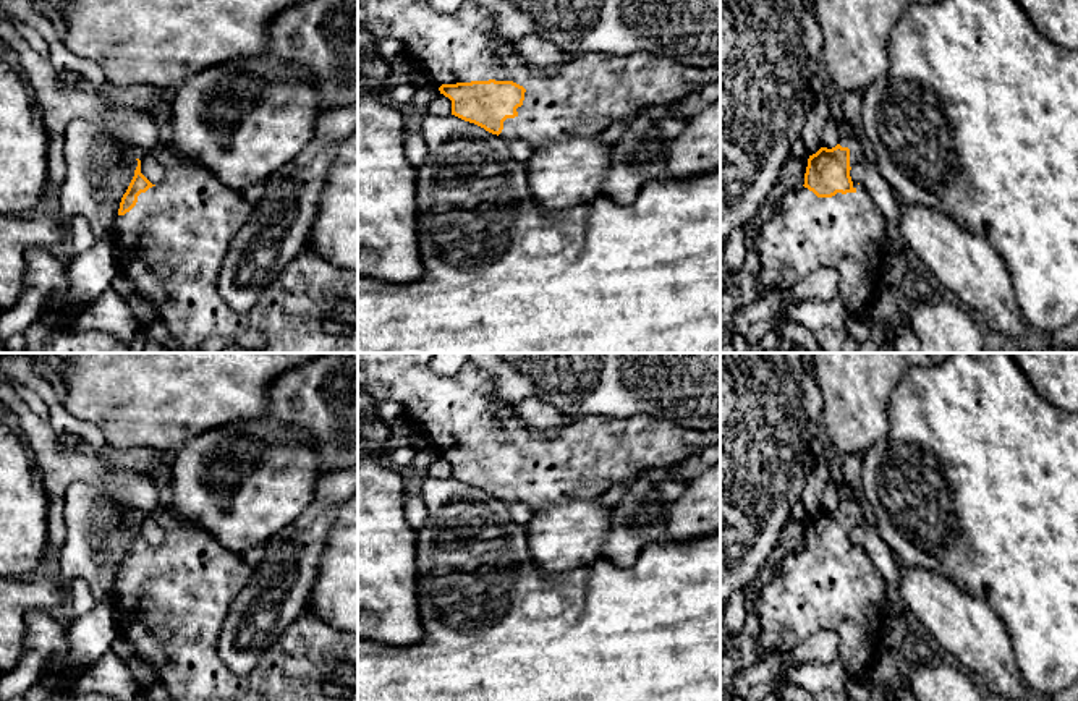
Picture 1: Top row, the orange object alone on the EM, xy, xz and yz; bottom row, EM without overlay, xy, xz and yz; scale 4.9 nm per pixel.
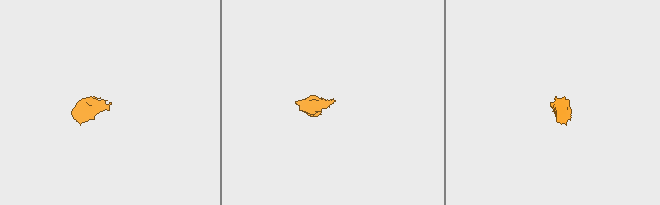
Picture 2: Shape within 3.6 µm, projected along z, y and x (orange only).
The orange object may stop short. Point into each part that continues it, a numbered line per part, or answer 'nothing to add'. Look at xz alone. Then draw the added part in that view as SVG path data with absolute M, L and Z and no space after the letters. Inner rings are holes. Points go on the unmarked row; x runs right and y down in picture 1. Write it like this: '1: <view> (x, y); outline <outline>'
1: xz (589, 455); outline M358 353L358 387L376 403L400 403L406 418L426 427L437 450L489 442L523 448L523 468L515 481L503 484L499 497L508 505L523 502L539 510L549 503L601 497L617 484L630 484L646 469L670 469L694 452L720 442L720 429L686 427L647 414L625 419L573 418L557 434L534 432L515 406L494 397L494 380L482 369L466 363L453 376L439 376L432 371L432 358L434 353Z

